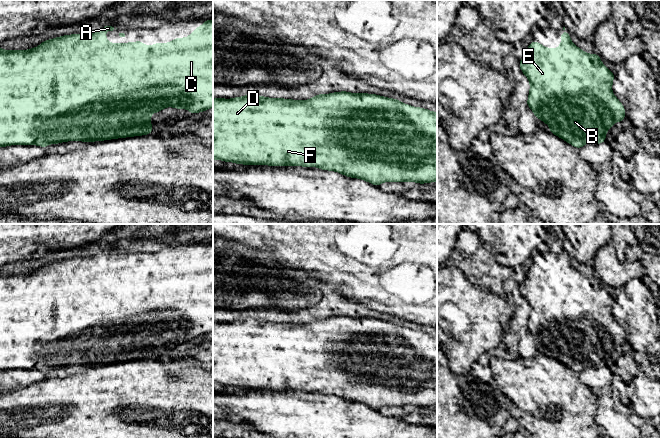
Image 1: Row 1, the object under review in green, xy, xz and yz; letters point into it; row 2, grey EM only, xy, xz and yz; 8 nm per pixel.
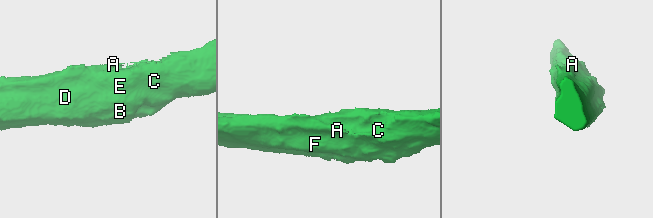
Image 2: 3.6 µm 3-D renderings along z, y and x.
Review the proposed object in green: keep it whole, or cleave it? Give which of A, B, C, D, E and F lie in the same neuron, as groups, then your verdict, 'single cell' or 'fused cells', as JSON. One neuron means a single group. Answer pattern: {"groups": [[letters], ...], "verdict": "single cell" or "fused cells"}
{"groups": [["A", "B", "C", "D", "E", "F"]], "verdict": "single cell"}

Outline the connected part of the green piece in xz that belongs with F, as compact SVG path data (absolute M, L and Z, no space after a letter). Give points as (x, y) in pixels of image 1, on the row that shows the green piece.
M347 91L329 94L316 94L312 99L293 100L268 98L248 94L231 99L213 98L213 160L243 165L302 166L317 167L321 170L335 171L350 178L362 179L375 186L384 182L416 182L418 184L437 181L437 112L410 106L394 98L377 94L350 93Z

